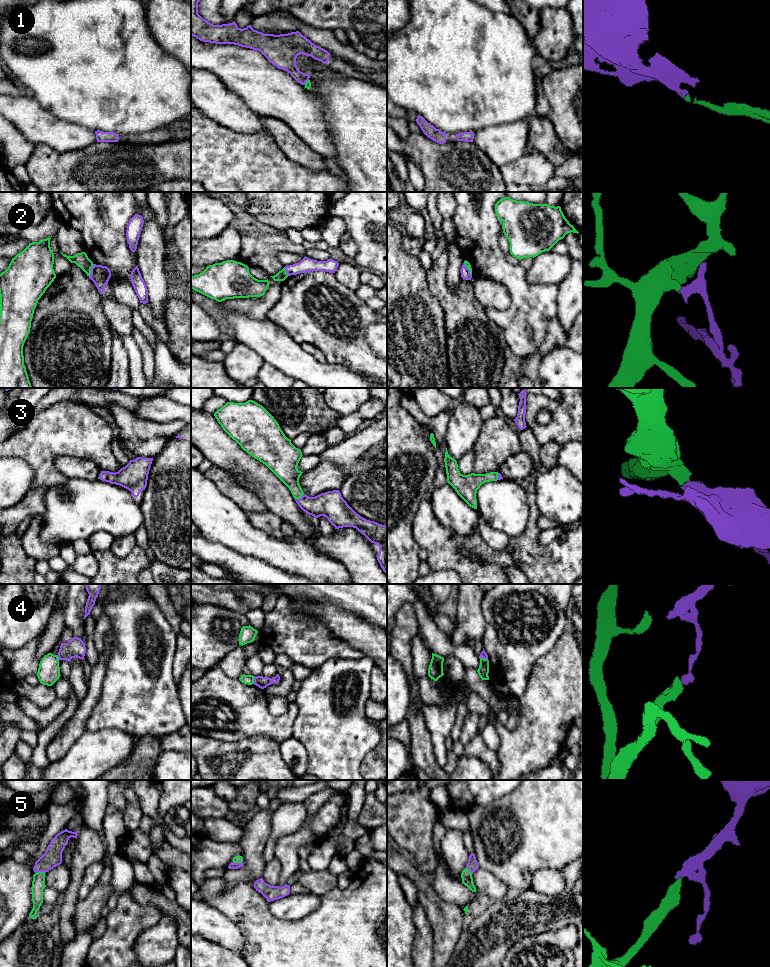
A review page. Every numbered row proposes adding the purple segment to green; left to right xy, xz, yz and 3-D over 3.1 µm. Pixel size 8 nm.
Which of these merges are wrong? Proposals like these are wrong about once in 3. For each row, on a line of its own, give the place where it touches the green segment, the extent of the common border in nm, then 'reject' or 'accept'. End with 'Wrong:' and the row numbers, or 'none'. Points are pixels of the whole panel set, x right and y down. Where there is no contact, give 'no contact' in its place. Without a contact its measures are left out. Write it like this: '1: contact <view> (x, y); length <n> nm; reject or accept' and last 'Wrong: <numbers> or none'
1: contact xz (306, 82); length 60 nm; accept
2: contact xy (90, 270); length 110 nm; accept
3: contact xz (299, 498); length 90 nm; accept
4: contact xz (253, 680); length 60 nm; reject
5: contact xy (39, 872); length 80 nm; accept
Wrong: 4

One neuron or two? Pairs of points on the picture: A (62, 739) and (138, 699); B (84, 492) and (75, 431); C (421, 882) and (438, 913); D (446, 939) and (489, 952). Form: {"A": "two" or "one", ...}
{"A": "two", "B": "two", "C": "one", "D": "two"}

